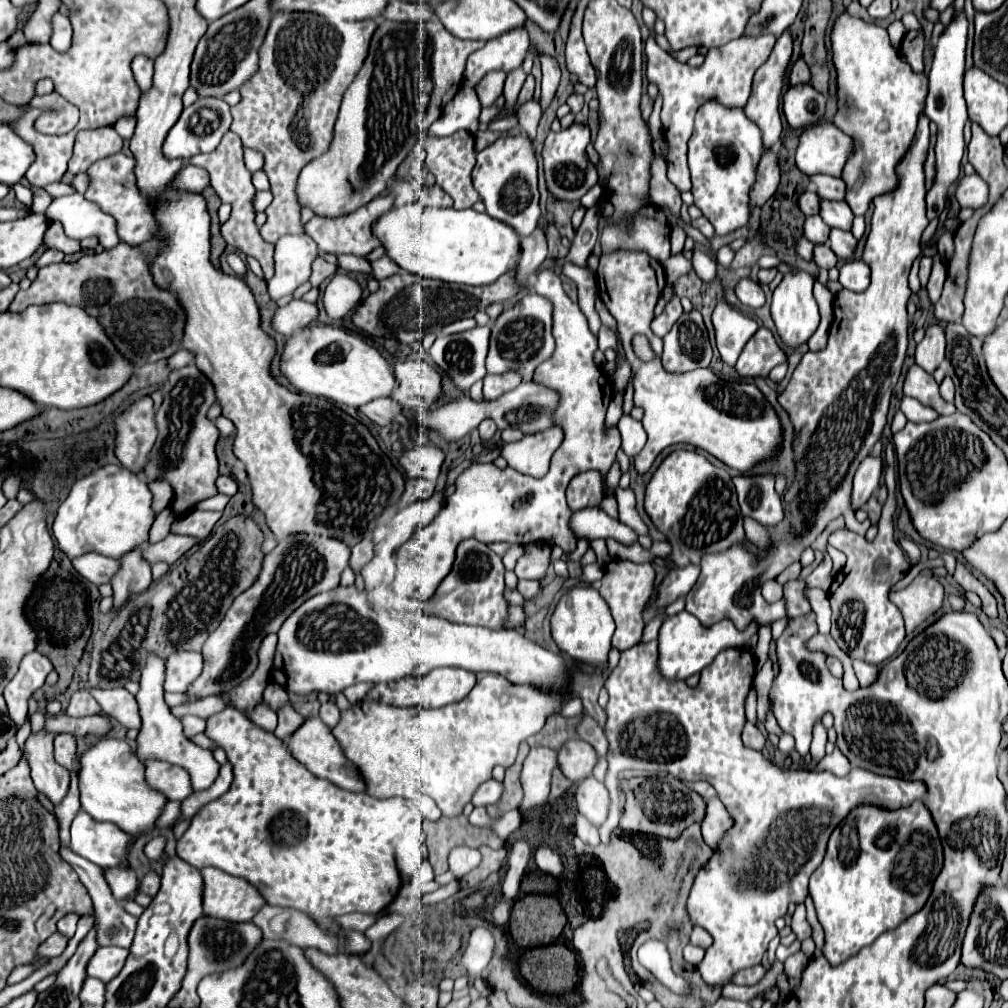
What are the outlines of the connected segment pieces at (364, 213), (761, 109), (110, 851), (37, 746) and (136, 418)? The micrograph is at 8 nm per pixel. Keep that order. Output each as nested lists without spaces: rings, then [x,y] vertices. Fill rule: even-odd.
[[[388,195],[388,197],[376,197],[376,201],[370,201],[368,205],[360,207],[354,213],[348,213],[344,217],[316,217],[314,215],[306,223],[306,235],[310,235],[316,241],[320,253],[334,253],[334,255],[352,253],[352,255],[366,257],[370,251],[380,247],[380,241],[374,235],[374,223],[384,213],[388,213],[388,209],[392,209],[392,207],[394,207],[394,197]]]
[[[786,29],[782,33],[780,39],[776,39],[776,45],[772,49],[772,55],[768,57],[768,61],[754,73],[754,83],[752,83],[752,95],[744,107],[746,115],[760,127],[762,131],[762,139],[764,139],[764,147],[772,147],[782,133],[782,119],[780,119],[780,99],[782,99],[782,89],[784,89],[784,79],[786,79],[786,71],[792,59],[792,49],[794,49],[794,39],[790,29]]]
[[[78,811],[70,831],[70,849],[102,869],[120,867],[130,859],[132,837],[112,823],[98,823],[88,813]]]
[[[46,731],[30,735],[26,741],[24,757],[30,763],[30,775],[38,793],[44,793],[52,805],[58,805],[68,793],[70,773],[62,765],[56,765],[56,759],[52,757],[52,741],[54,735]]]
[[[152,399],[136,401],[116,419],[116,457],[132,473],[140,475],[148,465],[148,453],[156,441]]]

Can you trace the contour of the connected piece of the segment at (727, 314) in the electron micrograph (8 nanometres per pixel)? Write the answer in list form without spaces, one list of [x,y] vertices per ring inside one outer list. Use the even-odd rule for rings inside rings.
[[[720,301],[712,313],[712,325],[716,331],[716,347],[726,365],[734,367],[744,345],[756,333],[758,325],[754,319]]]

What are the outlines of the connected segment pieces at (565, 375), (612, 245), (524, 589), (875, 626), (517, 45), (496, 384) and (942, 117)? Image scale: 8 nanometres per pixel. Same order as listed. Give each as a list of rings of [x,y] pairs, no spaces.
[[[548,269],[540,271],[536,275],[536,283],[534,283],[534,291],[542,297],[546,297],[552,305],[554,305],[554,329],[552,335],[556,339],[556,349],[552,353],[552,357],[548,361],[544,361],[544,365],[538,365],[536,373],[534,373],[534,381],[544,383],[556,391],[560,391],[562,399],[560,399],[560,407],[556,409],[554,415],[554,423],[562,425],[564,429],[564,441],[558,447],[558,451],[552,457],[550,463],[550,471],[542,477],[528,477],[512,467],[500,469],[494,463],[476,463],[470,465],[466,471],[460,473],[460,477],[456,479],[456,493],[450,495],[446,499],[446,505],[440,509],[438,517],[428,525],[428,527],[420,527],[412,539],[398,551],[398,579],[406,579],[408,587],[406,593],[418,601],[428,601],[432,597],[432,593],[436,591],[438,583],[446,577],[446,573],[450,571],[452,563],[454,563],[454,553],[456,553],[456,545],[462,539],[474,537],[482,543],[498,543],[498,541],[506,541],[506,543],[518,543],[518,545],[530,545],[536,541],[544,541],[546,545],[552,547],[560,547],[566,555],[572,553],[576,549],[576,535],[570,527],[570,517],[572,511],[566,503],[566,487],[570,483],[572,477],[584,473],[584,471],[598,471],[602,475],[602,483],[604,483],[604,495],[614,495],[614,489],[606,487],[606,475],[616,459],[616,451],[620,447],[620,431],[618,427],[606,427],[606,399],[604,399],[604,387],[610,387],[608,379],[604,379],[602,369],[596,365],[594,361],[594,353],[598,351],[598,337],[590,331],[588,321],[584,317],[584,313],[580,311],[578,303],[570,301],[570,297],[564,293],[560,277]]]
[[[650,205],[646,209],[640,211],[640,217],[634,219],[636,223],[632,225],[632,235],[620,233],[620,227],[604,227],[602,235],[600,235],[600,247],[602,253],[608,255],[612,251],[644,251],[648,255],[652,255],[656,261],[666,261],[670,257],[670,225],[668,219],[660,213],[660,209],[656,205]]]
[[[518,581],[518,591],[522,593],[522,597],[524,597],[524,601],[532,601],[532,599],[536,599],[540,593],[542,593],[542,585],[540,585],[540,581]]]
[[[892,444],[884,449],[884,460],[887,468],[884,472],[884,480],[888,489],[888,497],[882,509],[880,519],[880,531],[874,541],[864,539],[858,533],[852,533],[848,527],[842,527],[834,531],[828,539],[830,545],[840,549],[848,561],[842,567],[838,577],[844,577],[838,585],[836,579],[830,587],[830,607],[832,607],[832,637],[840,645],[842,651],[846,651],[852,659],[862,659],[872,665],[880,665],[886,659],[890,659],[898,645],[902,643],[906,631],[904,631],[904,619],[902,613],[892,601],[888,599],[888,593],[894,583],[906,577],[910,571],[908,555],[900,549],[900,545],[894,541],[894,511],[896,511],[897,487],[897,463]]]
[[[524,27],[512,29],[502,37],[488,41],[480,51],[468,57],[464,83],[468,87],[474,87],[488,71],[502,69],[508,73],[520,67],[526,57],[526,51],[528,51],[528,33]]]
[[[502,373],[502,375],[486,375],[484,377],[484,399],[494,401],[496,397],[502,397],[504,393],[512,391],[516,385],[522,383],[520,373]]]
[[[966,15],[954,17],[954,21],[946,27],[942,37],[938,39],[932,71],[930,71],[930,91],[926,97],[926,115],[930,121],[938,125],[938,141],[936,141],[936,175],[932,187],[926,193],[926,216],[928,219],[938,219],[940,213],[950,205],[950,187],[960,179],[960,161],[964,153],[964,137],[962,129],[968,119],[966,101],[962,95],[962,77],[964,77],[964,55],[966,55],[966,33],[968,21]]]

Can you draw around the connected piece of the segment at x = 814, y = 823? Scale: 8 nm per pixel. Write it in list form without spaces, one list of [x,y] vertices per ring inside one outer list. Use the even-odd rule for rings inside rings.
[[[656,641],[634,645],[632,649],[622,651],[618,667],[604,683],[610,693],[610,701],[606,705],[606,737],[610,743],[608,777],[616,777],[624,769],[644,769],[666,771],[674,777],[680,777],[682,781],[704,779],[714,785],[720,801],[734,817],[734,827],[722,841],[720,851],[714,853],[708,865],[696,875],[688,897],[688,913],[692,923],[704,927],[714,937],[714,943],[706,949],[706,955],[698,969],[708,985],[724,987],[740,969],[754,967],[762,961],[768,943],[778,935],[774,921],[778,917],[784,917],[790,901],[804,901],[804,897],[808,895],[808,879],[824,859],[828,837],[850,809],[860,803],[878,803],[888,809],[908,807],[916,799],[924,799],[928,787],[924,785],[924,781],[882,777],[864,769],[852,769],[846,777],[836,777],[828,771],[780,771],[770,761],[764,761],[760,751],[744,747],[740,739],[746,721],[746,697],[756,675],[756,657],[752,651],[748,651],[746,647],[728,647],[720,651],[712,665],[704,669],[704,673],[700,675],[700,683],[694,689],[688,687],[684,681],[666,681],[656,669],[656,651]]]

